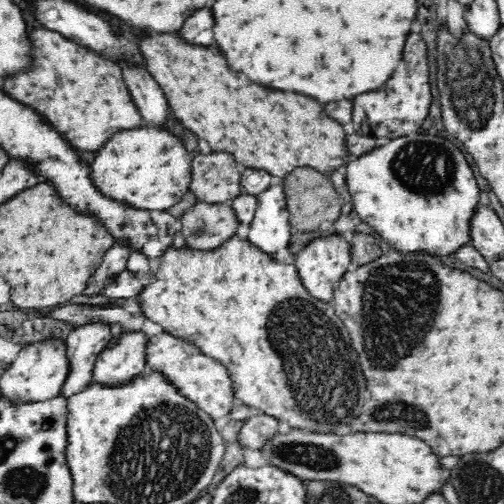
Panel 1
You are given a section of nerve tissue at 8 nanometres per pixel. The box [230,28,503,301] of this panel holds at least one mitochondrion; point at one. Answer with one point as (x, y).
(467, 82)

